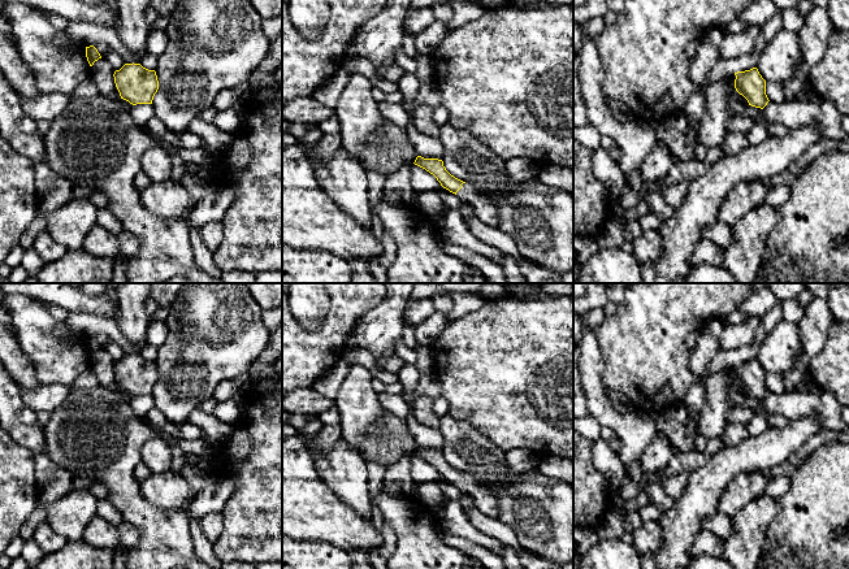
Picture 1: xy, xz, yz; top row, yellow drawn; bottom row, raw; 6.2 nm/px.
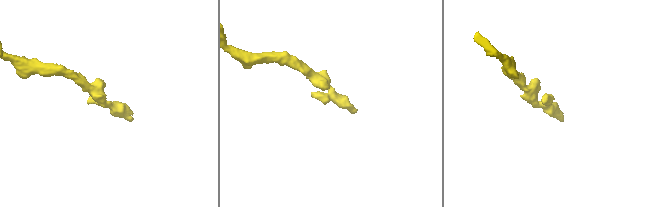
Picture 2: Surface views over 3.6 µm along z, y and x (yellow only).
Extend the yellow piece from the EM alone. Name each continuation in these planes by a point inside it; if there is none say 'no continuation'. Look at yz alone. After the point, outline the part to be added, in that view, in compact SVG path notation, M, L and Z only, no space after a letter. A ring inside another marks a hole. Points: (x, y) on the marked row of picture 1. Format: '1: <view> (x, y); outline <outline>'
no continuation

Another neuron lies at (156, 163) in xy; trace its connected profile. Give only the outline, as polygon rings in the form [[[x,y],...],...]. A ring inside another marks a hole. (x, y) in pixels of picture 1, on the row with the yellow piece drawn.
[[[153,145],[142,156],[142,170],[152,183],[165,182],[172,175],[172,158],[166,149]]]

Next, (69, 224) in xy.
[[[88,197],[62,204],[48,217],[47,233],[68,251],[83,248],[83,239],[96,225],[96,207]]]

